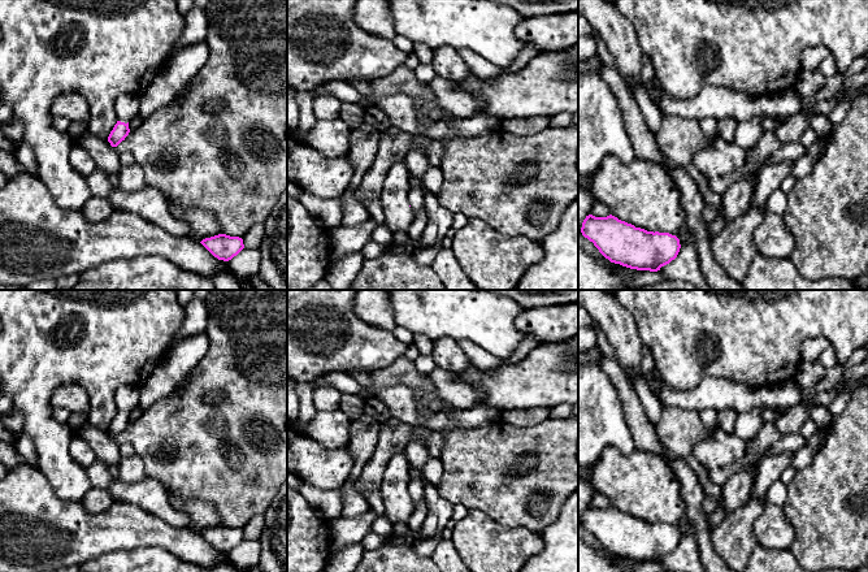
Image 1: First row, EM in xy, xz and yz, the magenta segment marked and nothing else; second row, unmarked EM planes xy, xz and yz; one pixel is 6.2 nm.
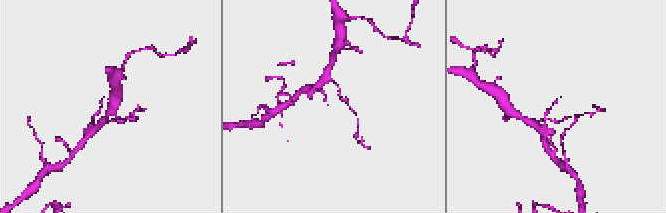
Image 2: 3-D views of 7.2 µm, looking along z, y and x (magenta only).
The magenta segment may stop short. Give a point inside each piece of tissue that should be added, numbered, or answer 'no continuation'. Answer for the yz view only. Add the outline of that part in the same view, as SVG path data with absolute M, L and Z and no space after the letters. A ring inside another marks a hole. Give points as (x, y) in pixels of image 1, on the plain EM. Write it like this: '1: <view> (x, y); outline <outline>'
no continuation

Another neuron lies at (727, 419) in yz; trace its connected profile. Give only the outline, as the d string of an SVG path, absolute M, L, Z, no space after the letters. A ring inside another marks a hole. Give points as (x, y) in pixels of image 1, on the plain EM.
M730 408L717 412L719 429L722 430L724 433L733 434L737 417L738 413Z

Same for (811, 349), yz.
M824 337L808 338L800 346L800 360L803 363L817 361L820 354L829 346L830 343Z

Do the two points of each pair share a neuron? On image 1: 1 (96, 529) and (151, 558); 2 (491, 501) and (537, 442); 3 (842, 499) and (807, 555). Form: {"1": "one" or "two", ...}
{"1": "two", "2": "one", "3": "one"}

